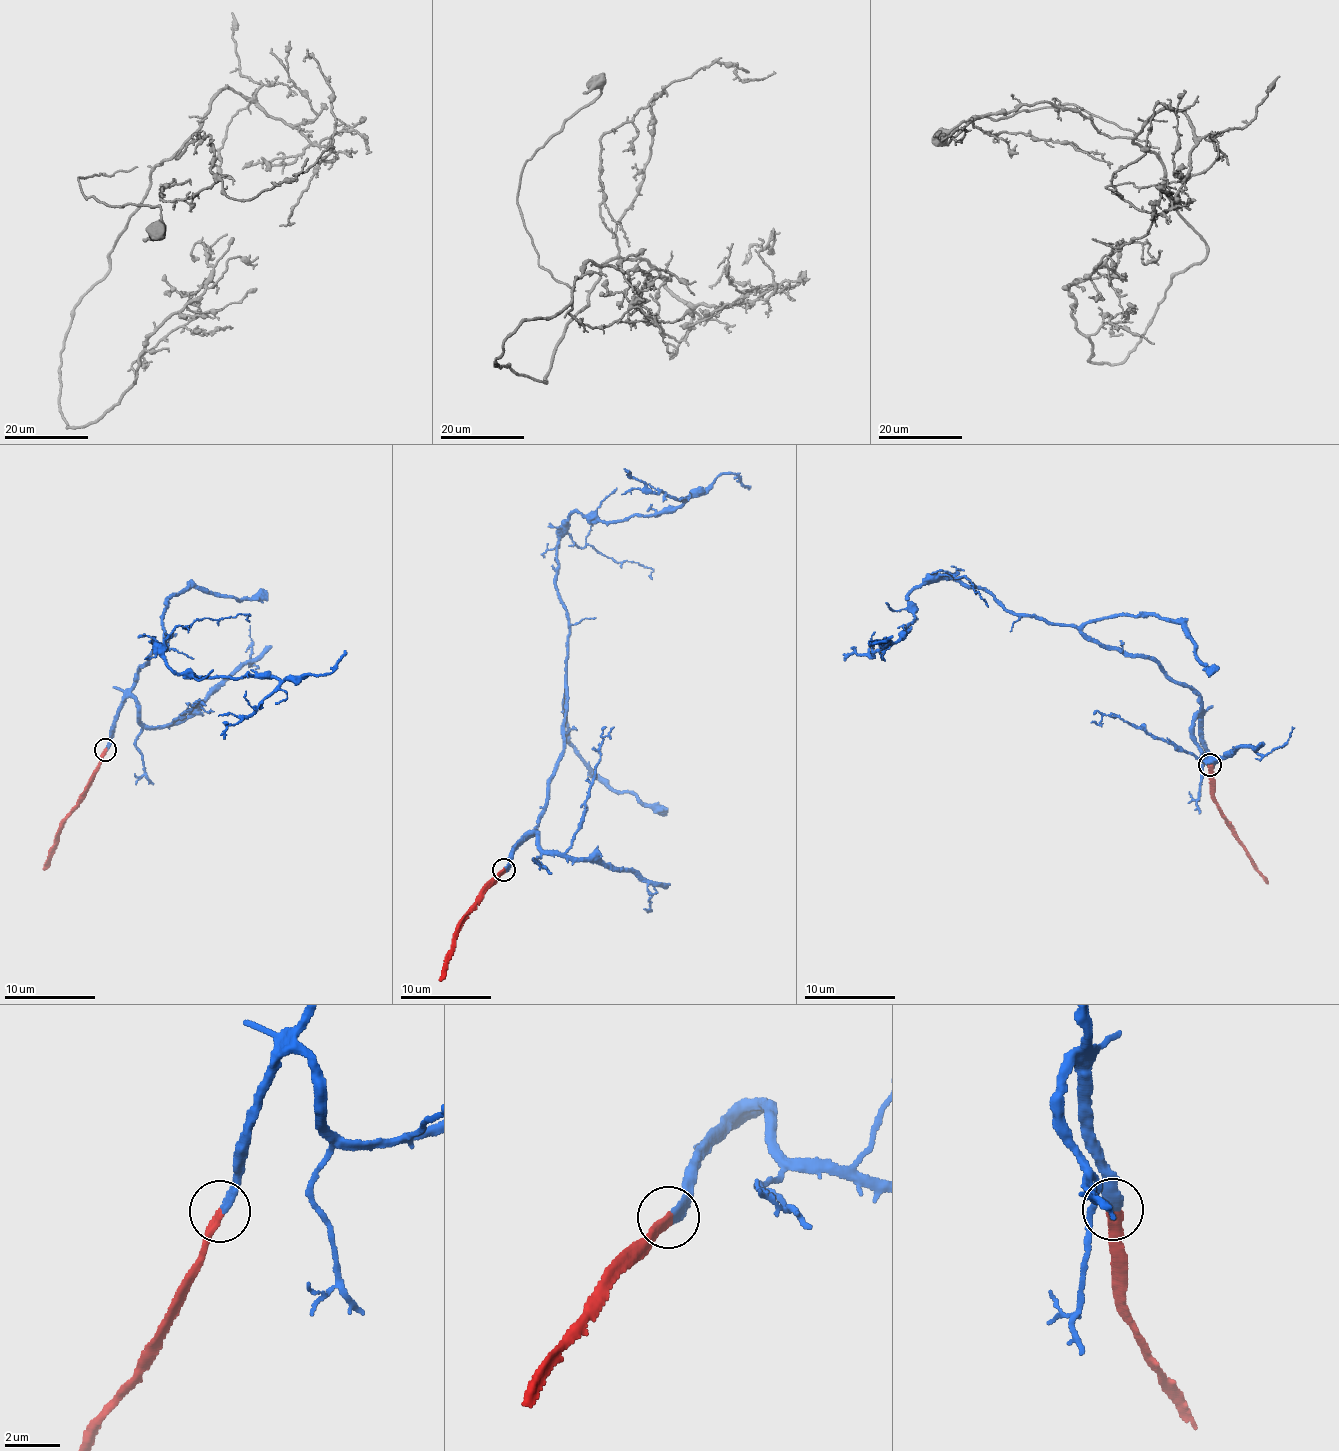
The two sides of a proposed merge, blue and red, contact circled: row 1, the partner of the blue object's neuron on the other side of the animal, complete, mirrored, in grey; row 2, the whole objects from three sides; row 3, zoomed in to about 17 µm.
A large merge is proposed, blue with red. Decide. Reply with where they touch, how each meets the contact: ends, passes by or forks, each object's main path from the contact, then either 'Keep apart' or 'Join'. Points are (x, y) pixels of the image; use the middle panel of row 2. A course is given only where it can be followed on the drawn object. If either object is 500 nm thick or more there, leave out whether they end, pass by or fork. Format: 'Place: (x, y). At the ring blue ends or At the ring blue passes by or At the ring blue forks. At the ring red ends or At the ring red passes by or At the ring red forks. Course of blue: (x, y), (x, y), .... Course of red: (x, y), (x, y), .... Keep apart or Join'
Place: (503, 870). At the ring blue ends. At the ring red ends. Course of blue: (504, 869), (560, 760), (570, 636), (559, 527), (581, 514), (673, 513), (723, 473), (748, 488). Course of red: (504, 869), (462, 925), (438, 980). Join

